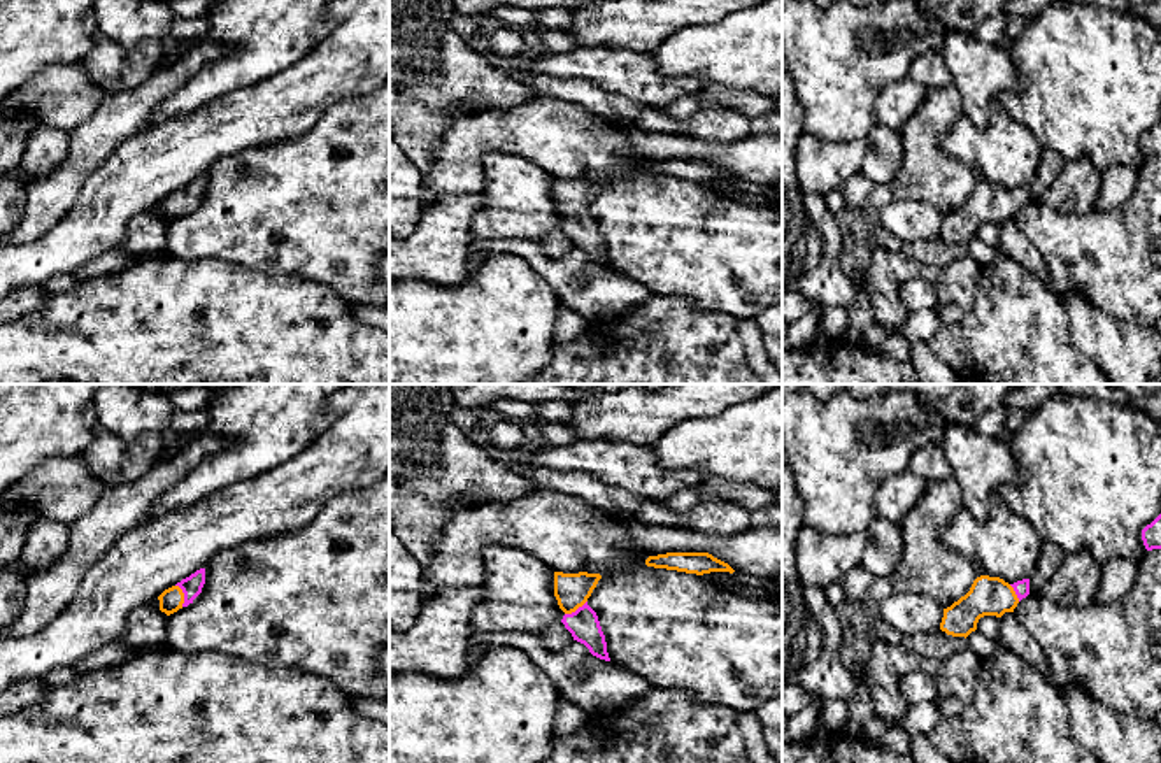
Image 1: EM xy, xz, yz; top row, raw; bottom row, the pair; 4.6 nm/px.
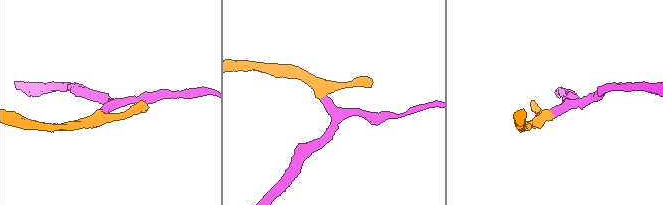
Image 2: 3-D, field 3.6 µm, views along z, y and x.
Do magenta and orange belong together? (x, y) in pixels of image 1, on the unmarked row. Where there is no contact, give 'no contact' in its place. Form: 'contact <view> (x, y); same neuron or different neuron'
contact xy (185, 202); same neuron

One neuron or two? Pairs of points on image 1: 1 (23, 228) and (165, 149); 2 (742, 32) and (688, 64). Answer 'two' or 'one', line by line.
1: two
2: one

